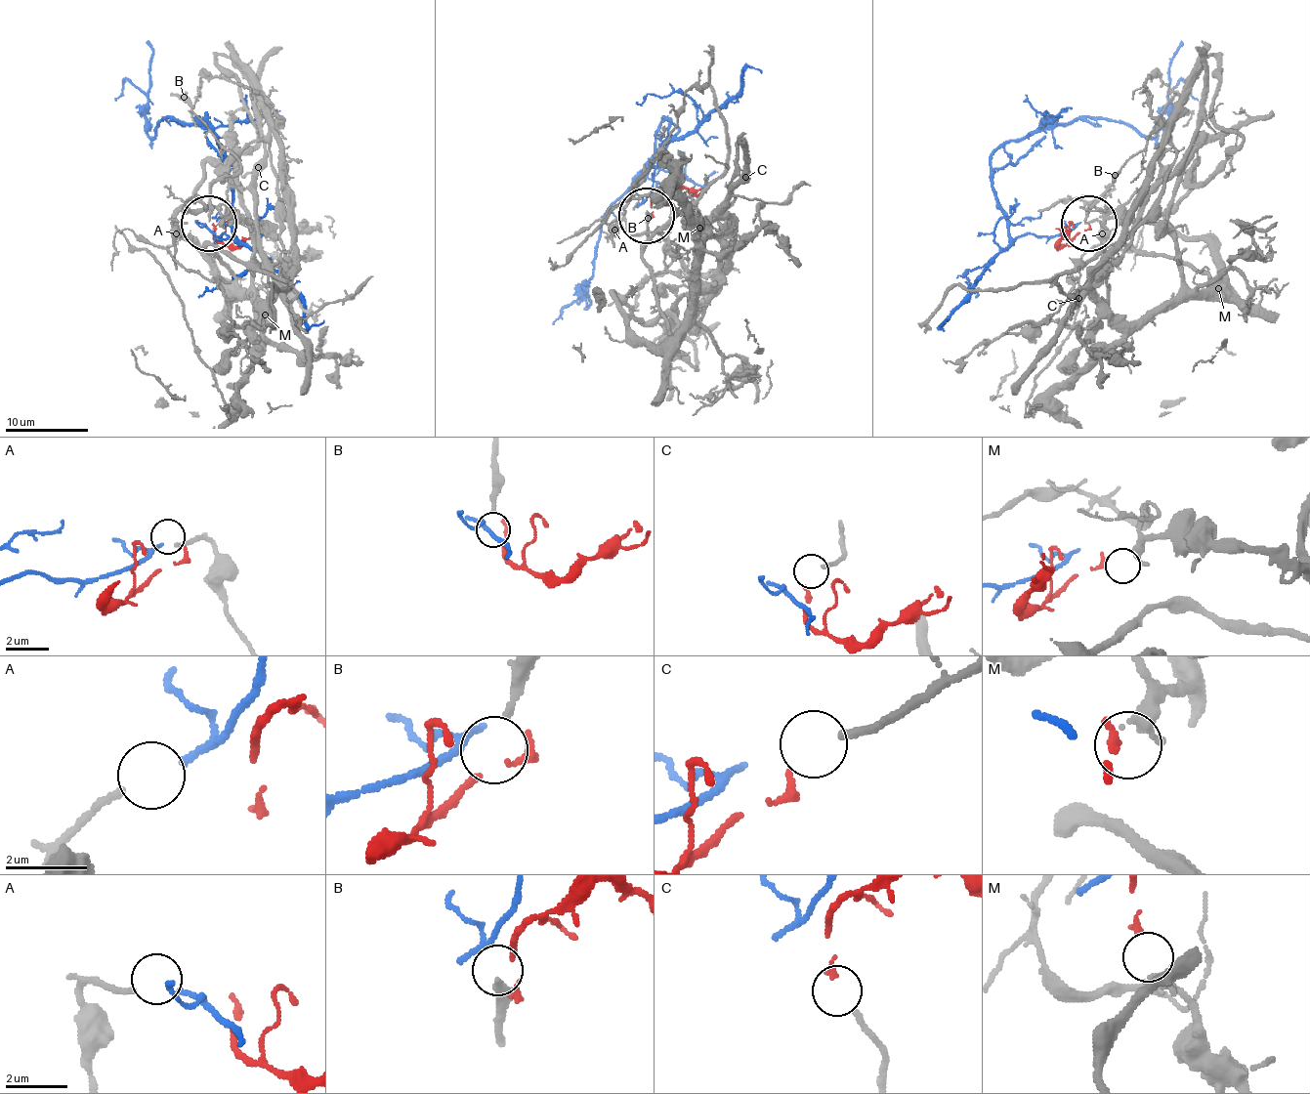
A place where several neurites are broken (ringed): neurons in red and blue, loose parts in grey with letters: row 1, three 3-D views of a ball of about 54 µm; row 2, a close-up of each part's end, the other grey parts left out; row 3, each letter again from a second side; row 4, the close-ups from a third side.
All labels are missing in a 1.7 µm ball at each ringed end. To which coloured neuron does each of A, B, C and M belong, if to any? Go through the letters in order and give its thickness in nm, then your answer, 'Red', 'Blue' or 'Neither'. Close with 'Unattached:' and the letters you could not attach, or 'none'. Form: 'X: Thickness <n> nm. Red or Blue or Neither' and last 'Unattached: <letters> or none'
A: Thickness 170 nm. Blue
B: Thickness 200 nm. Neither
C: Thickness 180 nm. Neither
M: Thickness 280 nm. Red
Unattached: B, C

